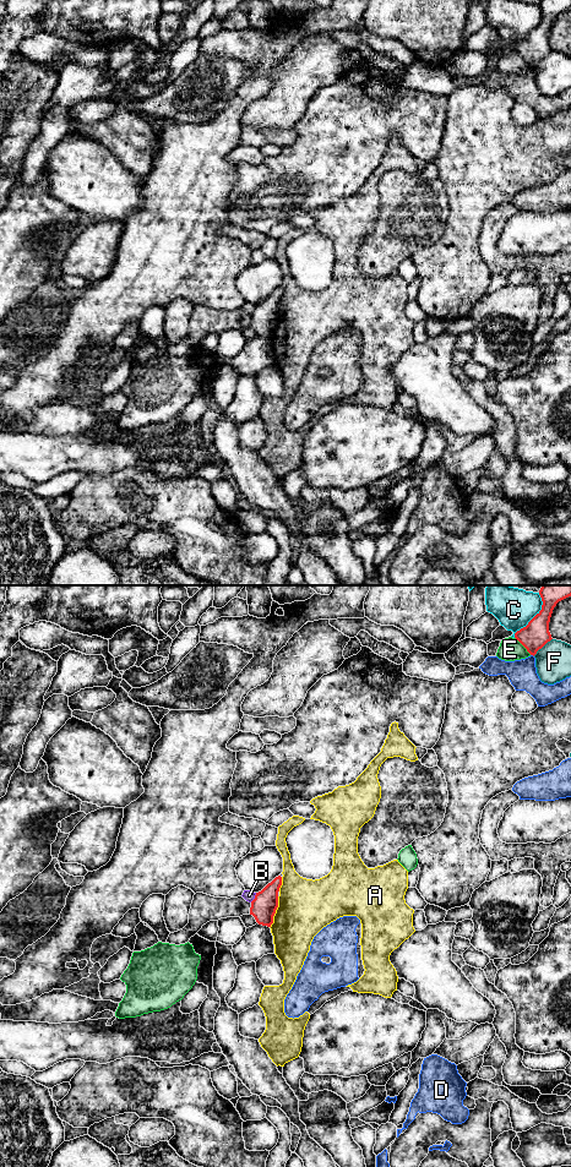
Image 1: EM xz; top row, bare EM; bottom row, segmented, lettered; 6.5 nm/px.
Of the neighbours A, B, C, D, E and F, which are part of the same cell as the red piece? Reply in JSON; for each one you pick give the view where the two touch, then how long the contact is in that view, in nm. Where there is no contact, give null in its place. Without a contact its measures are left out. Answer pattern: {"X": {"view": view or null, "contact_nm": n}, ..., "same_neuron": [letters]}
{"same_neuron": []}

